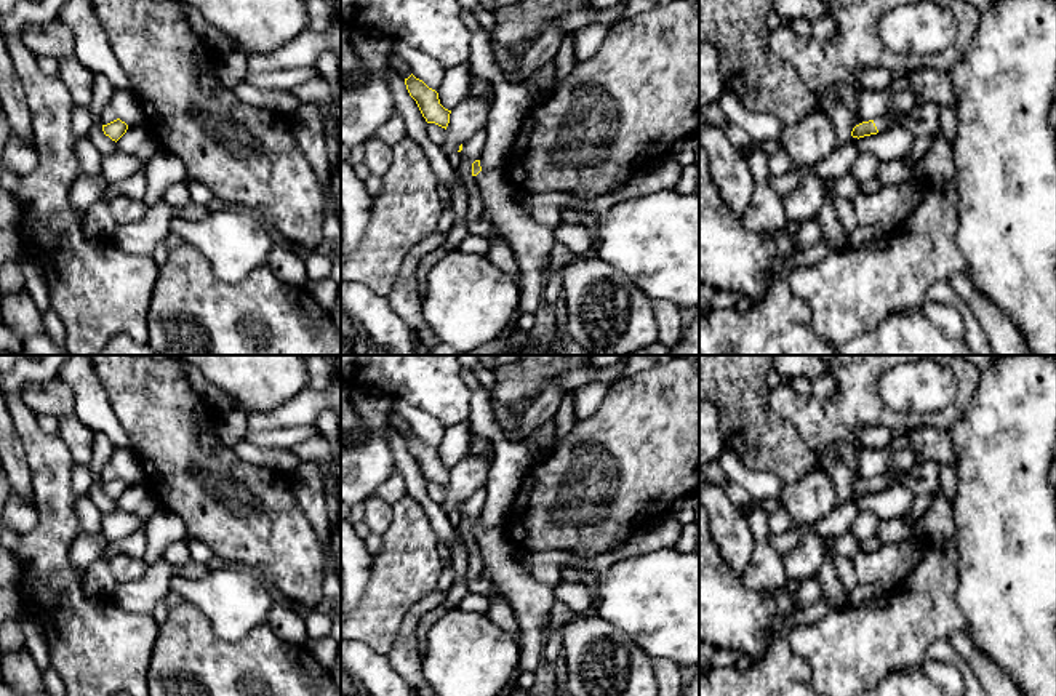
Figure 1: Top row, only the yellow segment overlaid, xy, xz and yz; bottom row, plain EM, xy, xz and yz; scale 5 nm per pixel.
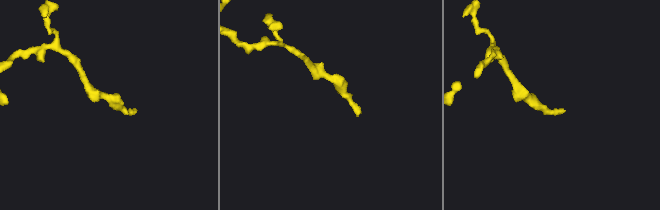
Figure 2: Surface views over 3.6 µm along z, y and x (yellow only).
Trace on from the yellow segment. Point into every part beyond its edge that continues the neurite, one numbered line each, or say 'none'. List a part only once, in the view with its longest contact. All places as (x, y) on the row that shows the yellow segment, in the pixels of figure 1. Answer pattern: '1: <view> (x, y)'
1: yz (888, 119)

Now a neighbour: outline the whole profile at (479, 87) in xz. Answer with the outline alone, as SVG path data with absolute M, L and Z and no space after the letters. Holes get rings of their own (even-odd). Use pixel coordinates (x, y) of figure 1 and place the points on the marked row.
M472 75L469 82L467 98L486 96L490 94L491 90L493 90L493 85L490 80Z

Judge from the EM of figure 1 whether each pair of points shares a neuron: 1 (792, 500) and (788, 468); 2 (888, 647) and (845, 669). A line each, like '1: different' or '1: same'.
1: different
2: same

